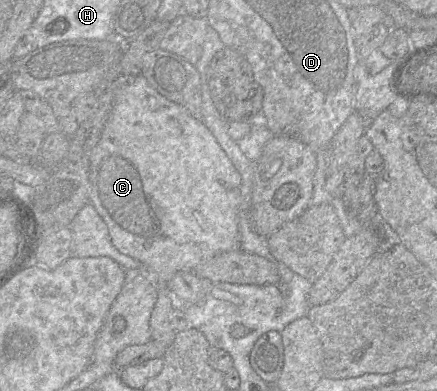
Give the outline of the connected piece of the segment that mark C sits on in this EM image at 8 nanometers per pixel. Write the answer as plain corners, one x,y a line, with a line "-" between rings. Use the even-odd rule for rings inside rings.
141,74
120,87
116,92
111,113
103,128
98,144
90,153
89,161
89,203
94,206
105,222
112,244
121,253
140,261
151,276
156,279
157,299
150,315
151,339
161,341
161,344
167,350
176,335
176,330
171,324
171,311
174,299
168,289
168,283
171,278
178,271
193,271
197,265
204,263
218,253
240,249
238,217
241,176
204,123
193,117
183,106
169,101
160,95

